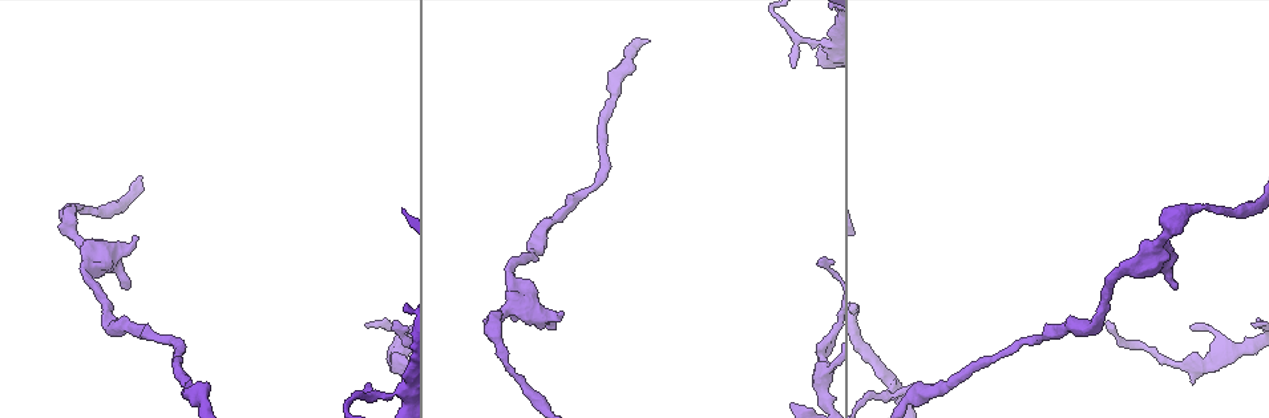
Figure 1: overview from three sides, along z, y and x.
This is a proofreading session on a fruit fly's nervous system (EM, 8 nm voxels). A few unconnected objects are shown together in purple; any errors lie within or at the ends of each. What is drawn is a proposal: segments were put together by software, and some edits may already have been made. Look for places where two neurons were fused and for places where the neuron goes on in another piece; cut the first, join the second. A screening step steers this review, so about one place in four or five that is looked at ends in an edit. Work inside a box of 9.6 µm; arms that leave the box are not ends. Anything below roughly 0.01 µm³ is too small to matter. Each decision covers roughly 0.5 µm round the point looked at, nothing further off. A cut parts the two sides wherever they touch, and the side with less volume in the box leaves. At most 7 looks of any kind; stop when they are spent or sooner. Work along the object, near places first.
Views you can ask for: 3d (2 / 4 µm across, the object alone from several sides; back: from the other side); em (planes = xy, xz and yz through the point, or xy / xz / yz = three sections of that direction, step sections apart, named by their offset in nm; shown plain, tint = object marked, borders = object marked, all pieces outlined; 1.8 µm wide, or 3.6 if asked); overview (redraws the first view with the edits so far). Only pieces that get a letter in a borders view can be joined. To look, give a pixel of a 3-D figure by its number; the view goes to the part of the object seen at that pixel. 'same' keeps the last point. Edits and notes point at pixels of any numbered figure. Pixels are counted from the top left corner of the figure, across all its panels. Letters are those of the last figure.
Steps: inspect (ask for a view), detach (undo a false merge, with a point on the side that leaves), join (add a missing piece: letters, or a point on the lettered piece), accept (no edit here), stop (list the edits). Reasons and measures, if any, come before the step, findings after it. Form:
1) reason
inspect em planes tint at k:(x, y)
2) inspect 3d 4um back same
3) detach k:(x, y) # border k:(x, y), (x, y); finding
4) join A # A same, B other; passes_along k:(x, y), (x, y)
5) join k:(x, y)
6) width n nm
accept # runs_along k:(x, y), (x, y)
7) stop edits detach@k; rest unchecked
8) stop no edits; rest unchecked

four arms meet
inspect 3d 4um at 1:(822, 371)

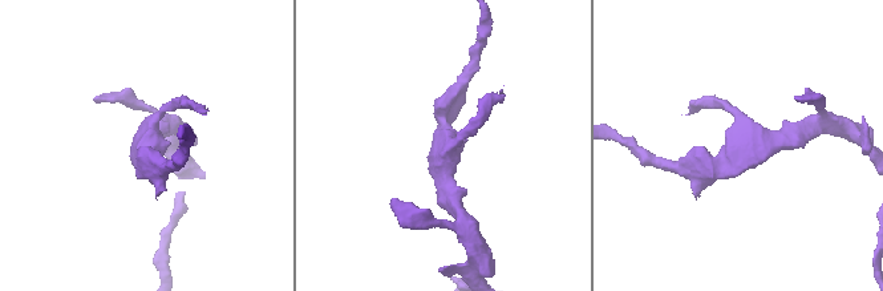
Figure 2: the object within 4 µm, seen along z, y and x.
arms 4; shape alone is not enough
inspect em planes borders at 2:(449, 147)

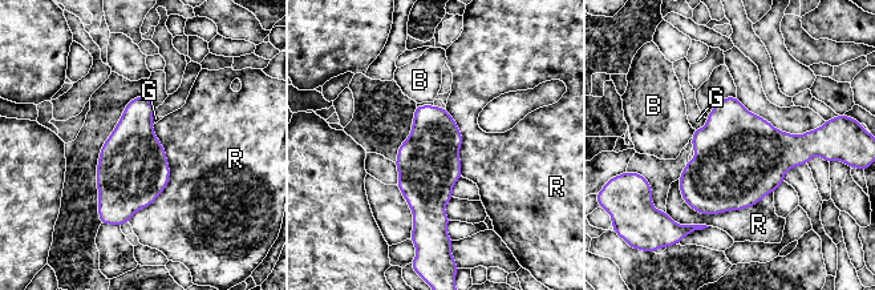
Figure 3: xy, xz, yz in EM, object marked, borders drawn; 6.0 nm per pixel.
longest_contact R 600 nm
accept # B other, G other, R other; border 3:(677, 180), (703, 214), (773, 192); all the same neuron

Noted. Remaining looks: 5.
an open end
inspect em planes borders at 1:(139, 237)

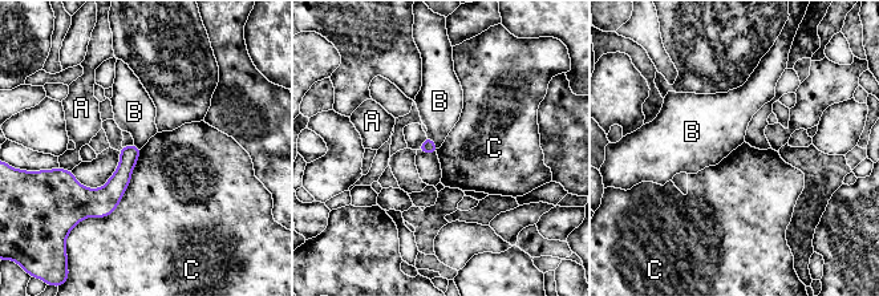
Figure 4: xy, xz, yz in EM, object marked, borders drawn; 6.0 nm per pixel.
accept # A other, B other, C other; border 4:(141, 149), (118, 206), (84, 219); no lettered piece goes on from it

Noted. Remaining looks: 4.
calibre changes
inspect em planes borders at 1:(1234, 210)

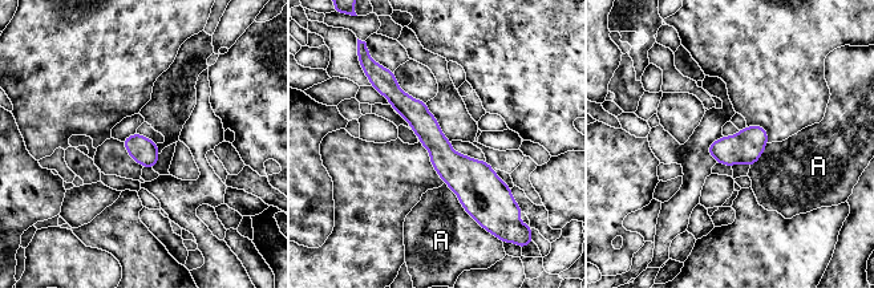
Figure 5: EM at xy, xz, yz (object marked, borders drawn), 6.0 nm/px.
accept # A other; border 5:(444, 182), (462, 209), (478, 223); continuous, no second neuron

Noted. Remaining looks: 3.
stop no edits; rest unchecked

